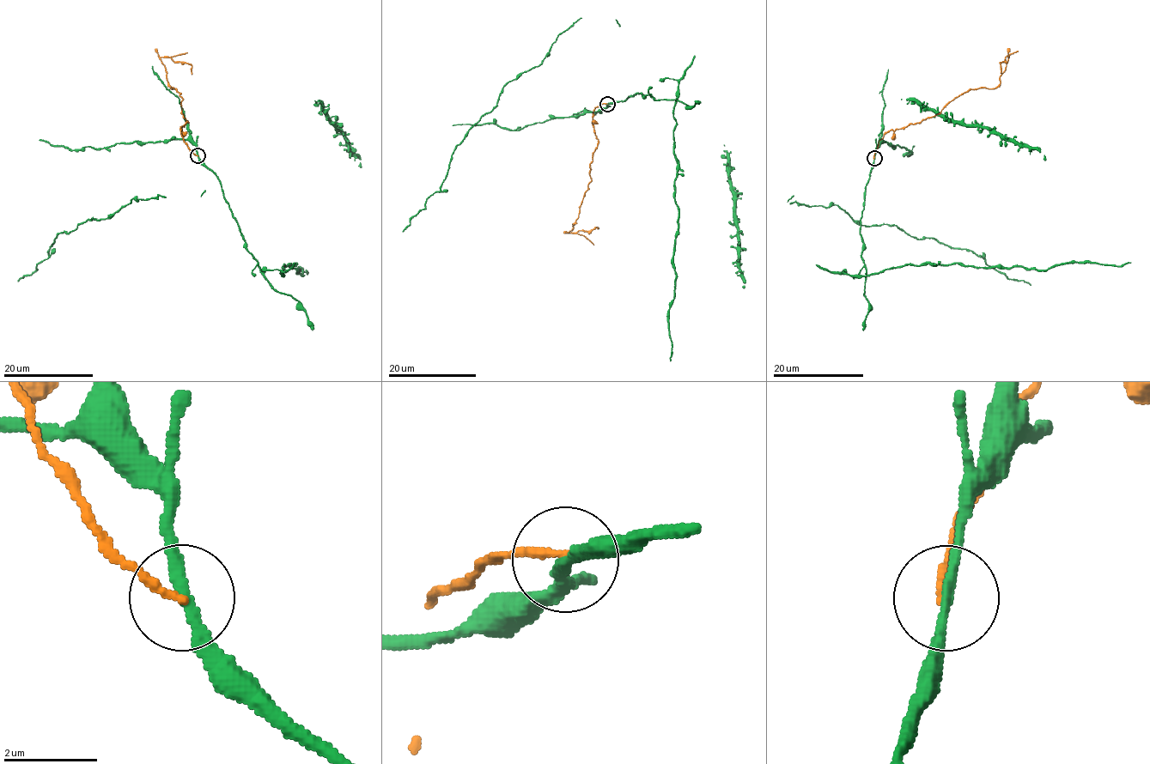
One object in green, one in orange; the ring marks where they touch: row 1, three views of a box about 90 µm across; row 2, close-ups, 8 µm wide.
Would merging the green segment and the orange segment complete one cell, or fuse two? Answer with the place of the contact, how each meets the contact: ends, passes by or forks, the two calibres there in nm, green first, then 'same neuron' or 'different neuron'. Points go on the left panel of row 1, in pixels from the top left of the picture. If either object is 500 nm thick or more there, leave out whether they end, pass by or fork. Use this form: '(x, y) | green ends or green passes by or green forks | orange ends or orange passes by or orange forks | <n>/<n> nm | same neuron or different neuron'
(197, 155) | green passes by | orange ends | 200/170 nm | different neuron

